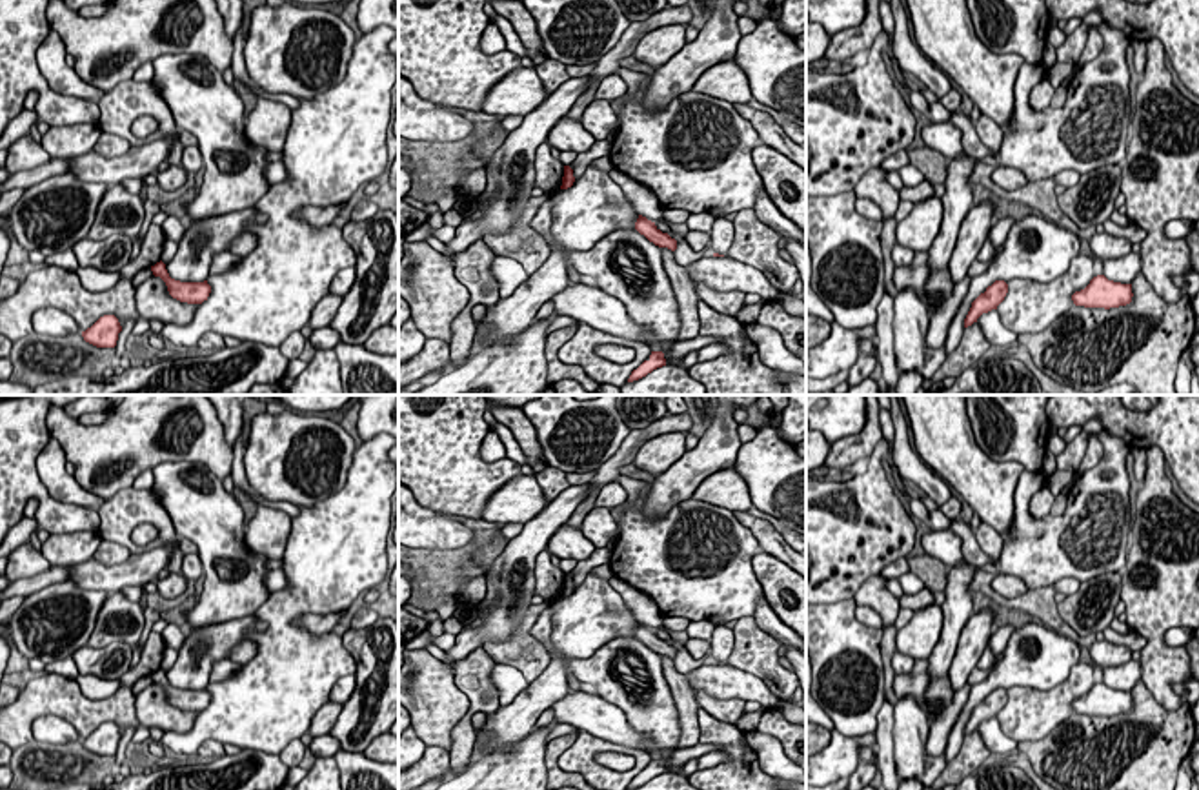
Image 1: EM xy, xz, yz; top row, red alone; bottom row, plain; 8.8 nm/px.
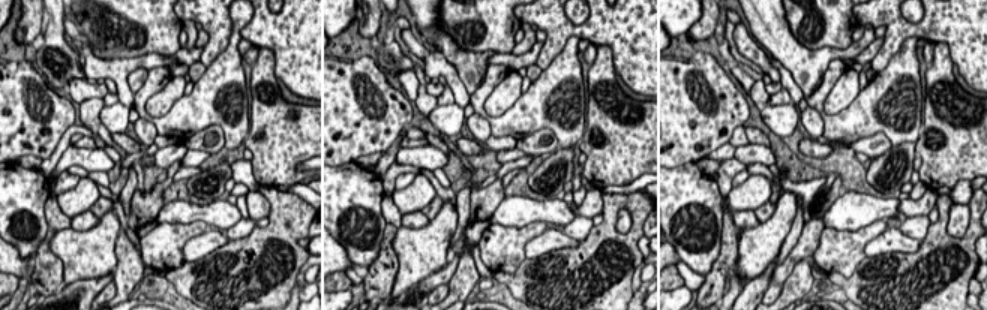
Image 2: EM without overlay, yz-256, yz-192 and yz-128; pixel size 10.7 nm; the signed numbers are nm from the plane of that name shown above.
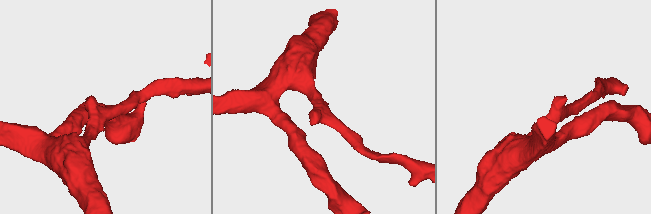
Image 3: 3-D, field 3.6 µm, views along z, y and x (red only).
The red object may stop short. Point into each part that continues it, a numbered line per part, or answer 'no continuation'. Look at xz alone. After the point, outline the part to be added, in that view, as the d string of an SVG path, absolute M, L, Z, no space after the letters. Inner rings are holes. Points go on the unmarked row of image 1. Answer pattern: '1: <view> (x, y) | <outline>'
no continuation

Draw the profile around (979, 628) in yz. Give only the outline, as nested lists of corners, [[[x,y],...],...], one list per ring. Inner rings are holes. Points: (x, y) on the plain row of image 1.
[[[981,610],[979,613],[972,613],[966,621],[948,670],[950,684],[955,692],[968,683],[972,670],[977,668],[977,663],[995,632],[993,617],[995,613],[992,610]]]

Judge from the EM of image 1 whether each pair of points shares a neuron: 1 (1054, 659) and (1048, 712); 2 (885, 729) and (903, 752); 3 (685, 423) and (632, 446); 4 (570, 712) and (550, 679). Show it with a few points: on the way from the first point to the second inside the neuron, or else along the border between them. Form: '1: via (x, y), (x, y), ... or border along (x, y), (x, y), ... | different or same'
1: border along (1079, 661), (1054, 687), (1008, 687) | different
2: border along (892, 707), (892, 758), (897, 770) | different
3: via (672, 423), (644, 434) | same
4: border along (570, 688), (548, 707) | different

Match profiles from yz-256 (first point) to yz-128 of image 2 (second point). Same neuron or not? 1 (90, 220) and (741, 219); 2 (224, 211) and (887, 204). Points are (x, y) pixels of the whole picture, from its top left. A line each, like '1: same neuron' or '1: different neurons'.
1: same neuron
2: same neuron

